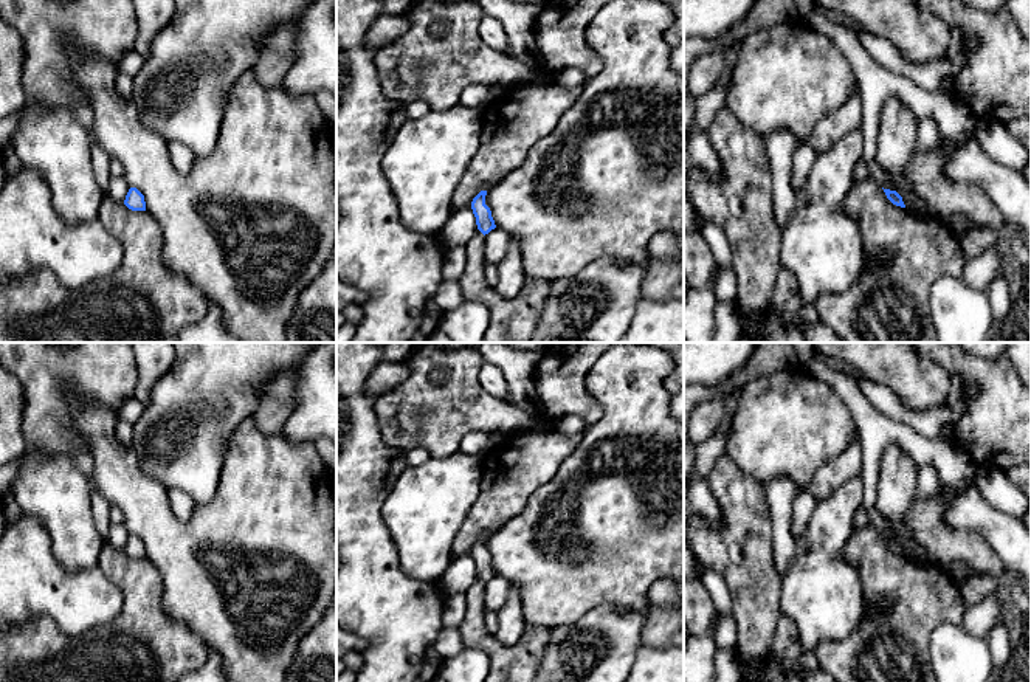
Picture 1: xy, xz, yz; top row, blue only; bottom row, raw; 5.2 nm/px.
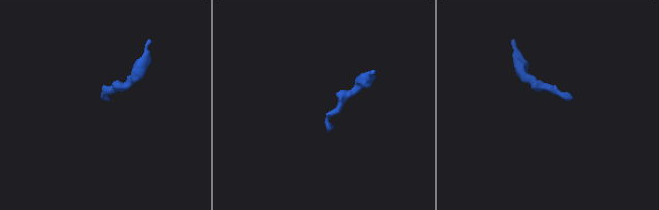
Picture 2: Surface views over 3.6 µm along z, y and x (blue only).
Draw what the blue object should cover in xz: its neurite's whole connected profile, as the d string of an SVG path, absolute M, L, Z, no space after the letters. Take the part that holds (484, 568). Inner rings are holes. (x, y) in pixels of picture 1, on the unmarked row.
M481 538L471 549L478 577L485 583L496 575L490 555L485 552L487 538Z

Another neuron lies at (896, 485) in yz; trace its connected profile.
M899 445L885 446L876 485L876 512L893 527L904 527L916 498L918 465Z

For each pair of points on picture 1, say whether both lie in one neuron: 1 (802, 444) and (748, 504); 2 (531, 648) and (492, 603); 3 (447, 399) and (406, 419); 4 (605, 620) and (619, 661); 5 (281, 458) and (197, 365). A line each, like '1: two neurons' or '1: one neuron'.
1: two neurons
2: two neurons
3: one neuron
4: one neuron
5: two neurons

